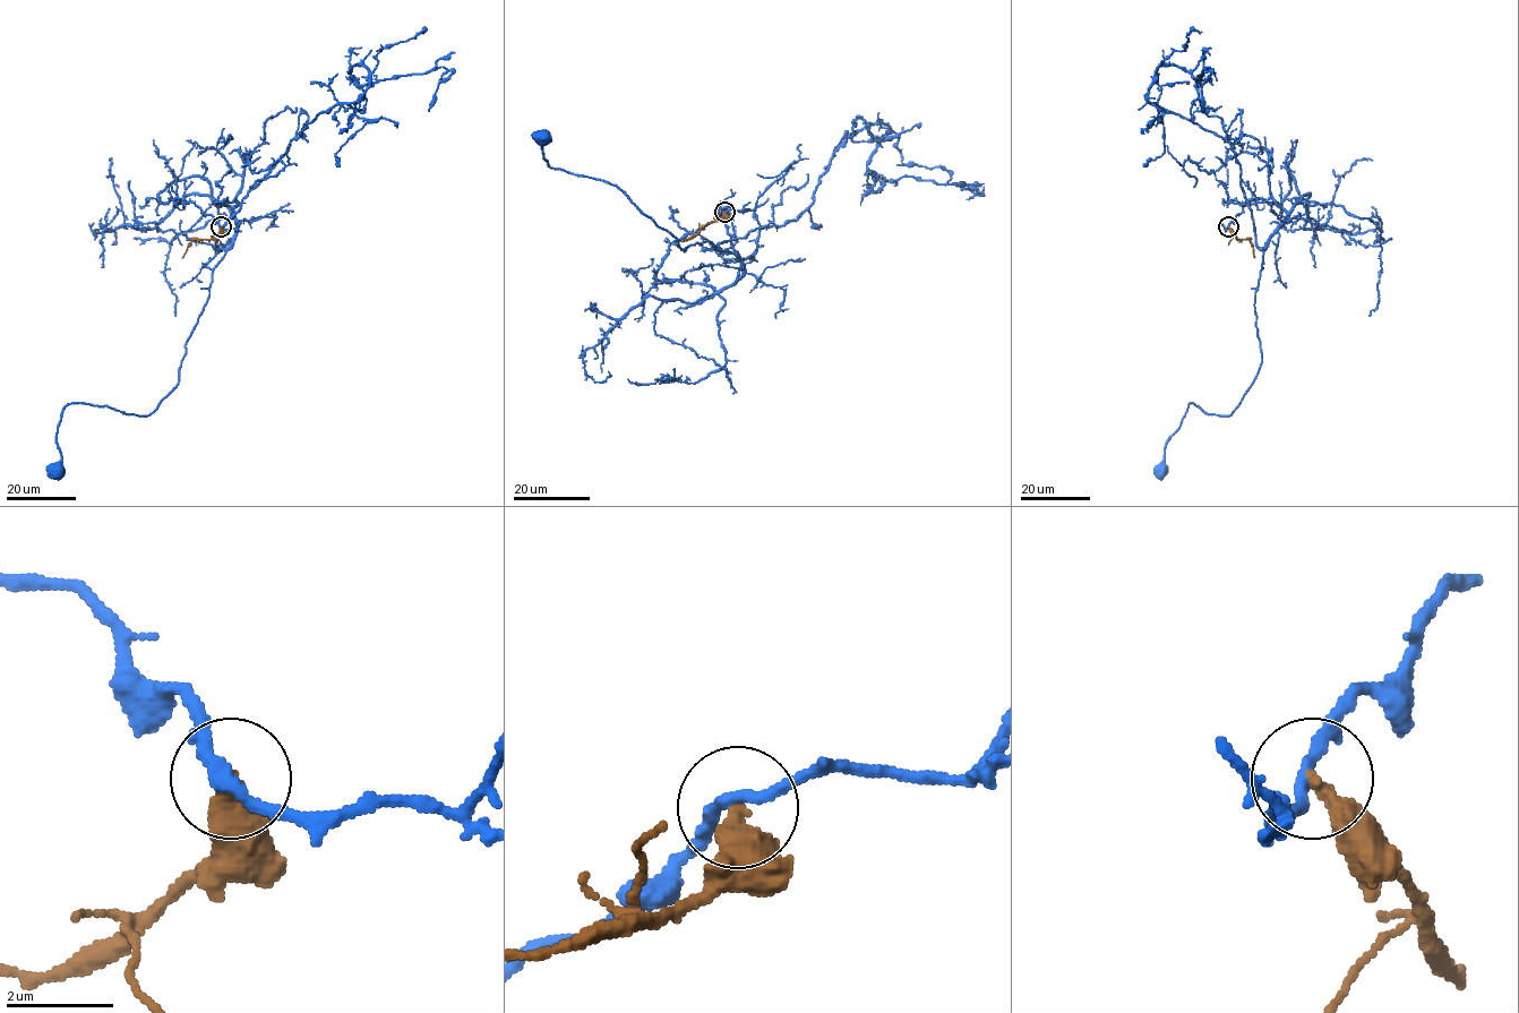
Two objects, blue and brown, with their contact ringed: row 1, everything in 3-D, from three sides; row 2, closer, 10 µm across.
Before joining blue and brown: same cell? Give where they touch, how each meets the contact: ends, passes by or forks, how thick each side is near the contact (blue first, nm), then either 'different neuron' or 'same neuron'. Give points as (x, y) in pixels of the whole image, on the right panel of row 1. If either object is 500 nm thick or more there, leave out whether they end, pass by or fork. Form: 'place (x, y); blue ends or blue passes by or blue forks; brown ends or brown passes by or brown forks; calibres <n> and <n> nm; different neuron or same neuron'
place (1228, 226); blue passes by; brown ends; calibres 260 and 380 nm; different neuron

